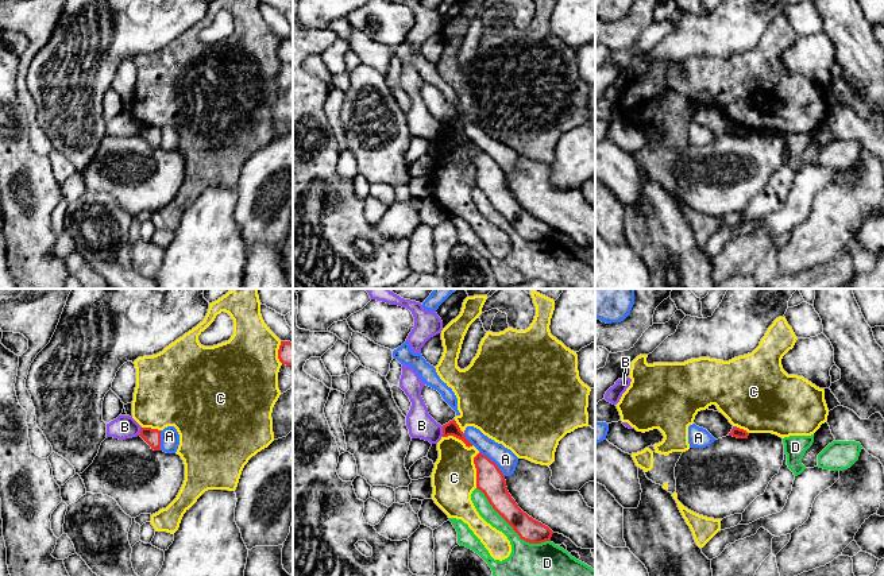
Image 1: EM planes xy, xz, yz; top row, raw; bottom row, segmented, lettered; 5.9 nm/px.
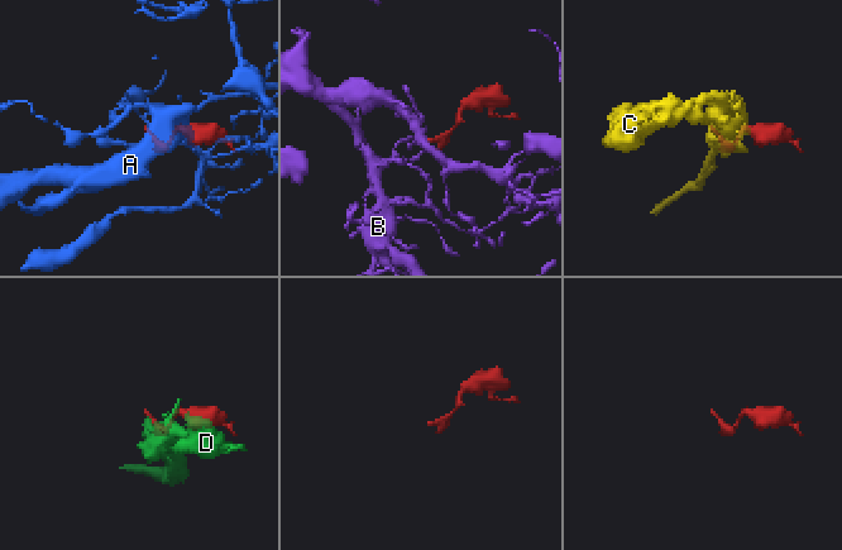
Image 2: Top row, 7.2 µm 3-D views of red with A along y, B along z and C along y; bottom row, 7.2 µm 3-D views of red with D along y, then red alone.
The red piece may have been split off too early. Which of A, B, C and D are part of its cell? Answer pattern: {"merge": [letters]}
{"merge": []}

